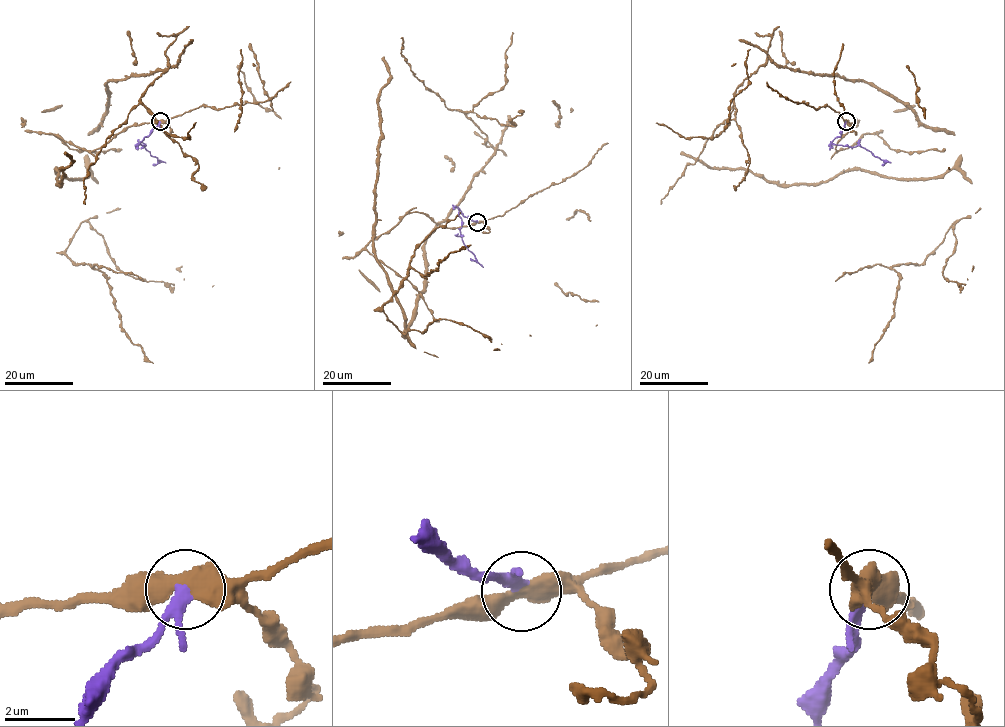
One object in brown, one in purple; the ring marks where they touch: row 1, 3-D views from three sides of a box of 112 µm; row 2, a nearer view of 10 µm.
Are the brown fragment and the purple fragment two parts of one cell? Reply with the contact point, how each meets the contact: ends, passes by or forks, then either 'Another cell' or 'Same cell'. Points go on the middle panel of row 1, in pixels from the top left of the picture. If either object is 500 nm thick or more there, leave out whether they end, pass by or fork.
Place: (477, 222). At the ring brown passes by. At the ring purple passes by. Another cell

